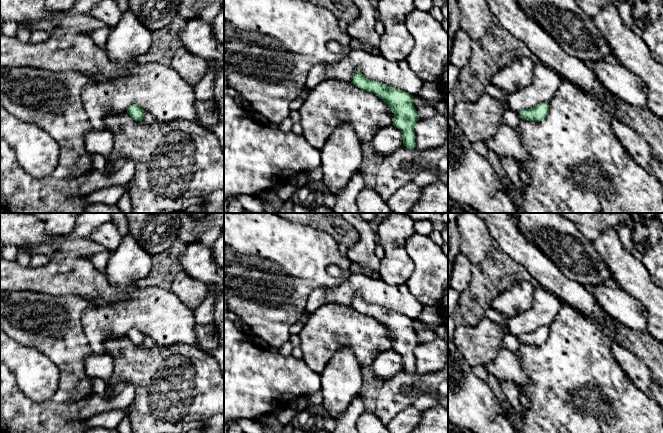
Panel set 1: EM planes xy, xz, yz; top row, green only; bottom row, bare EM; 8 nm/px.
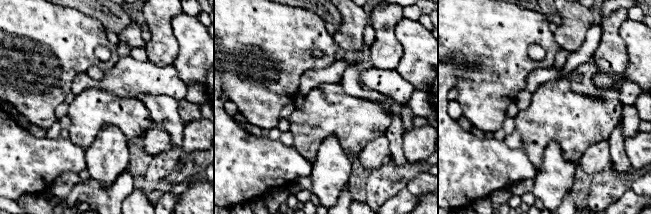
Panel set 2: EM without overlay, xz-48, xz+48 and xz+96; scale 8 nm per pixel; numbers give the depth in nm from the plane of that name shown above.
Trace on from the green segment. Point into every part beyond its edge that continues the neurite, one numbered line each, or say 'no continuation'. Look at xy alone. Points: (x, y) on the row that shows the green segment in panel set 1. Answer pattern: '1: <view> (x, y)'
1: xy (148, 119)

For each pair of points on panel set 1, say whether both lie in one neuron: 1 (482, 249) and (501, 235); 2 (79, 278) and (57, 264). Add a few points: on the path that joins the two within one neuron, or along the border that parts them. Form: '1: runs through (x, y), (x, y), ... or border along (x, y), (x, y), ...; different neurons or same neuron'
1: border along (486, 223), (495, 241); different neurons
2: runs through (74, 275), (68, 275), (62, 269); same neuron

